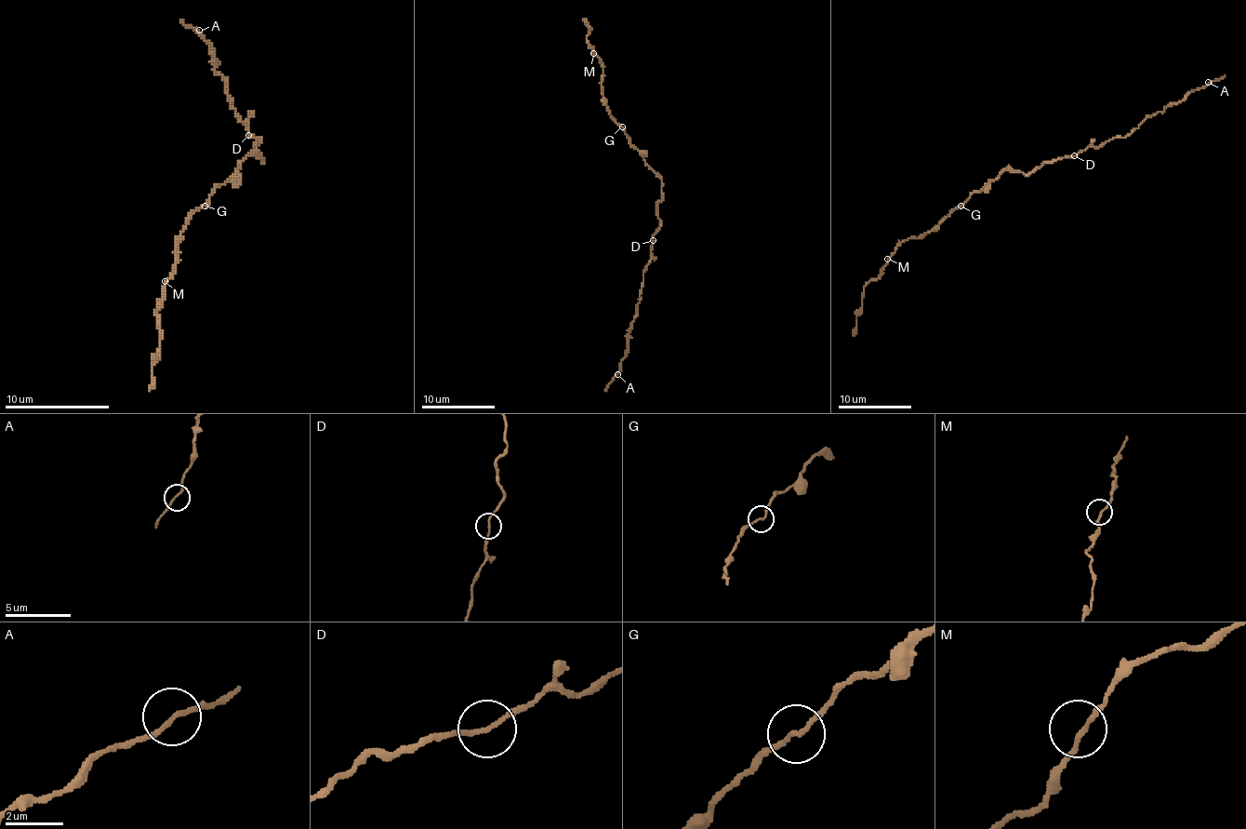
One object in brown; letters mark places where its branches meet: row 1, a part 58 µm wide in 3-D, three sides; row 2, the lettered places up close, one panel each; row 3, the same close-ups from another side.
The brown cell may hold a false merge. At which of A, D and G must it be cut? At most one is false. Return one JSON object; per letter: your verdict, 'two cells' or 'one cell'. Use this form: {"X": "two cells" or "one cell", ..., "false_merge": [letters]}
{"A": "one cell", "D": "one cell", "G": "one cell", "false_merge": []}

